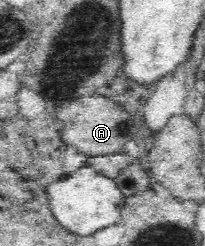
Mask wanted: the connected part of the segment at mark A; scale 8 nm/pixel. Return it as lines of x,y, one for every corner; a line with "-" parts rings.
100,95
79,97
75,101
63,103
57,109
57,117
63,121
61,137
69,145
75,146
86,156
109,155
123,151
123,145
133,138
135,122
133,115
119,107
115,101

